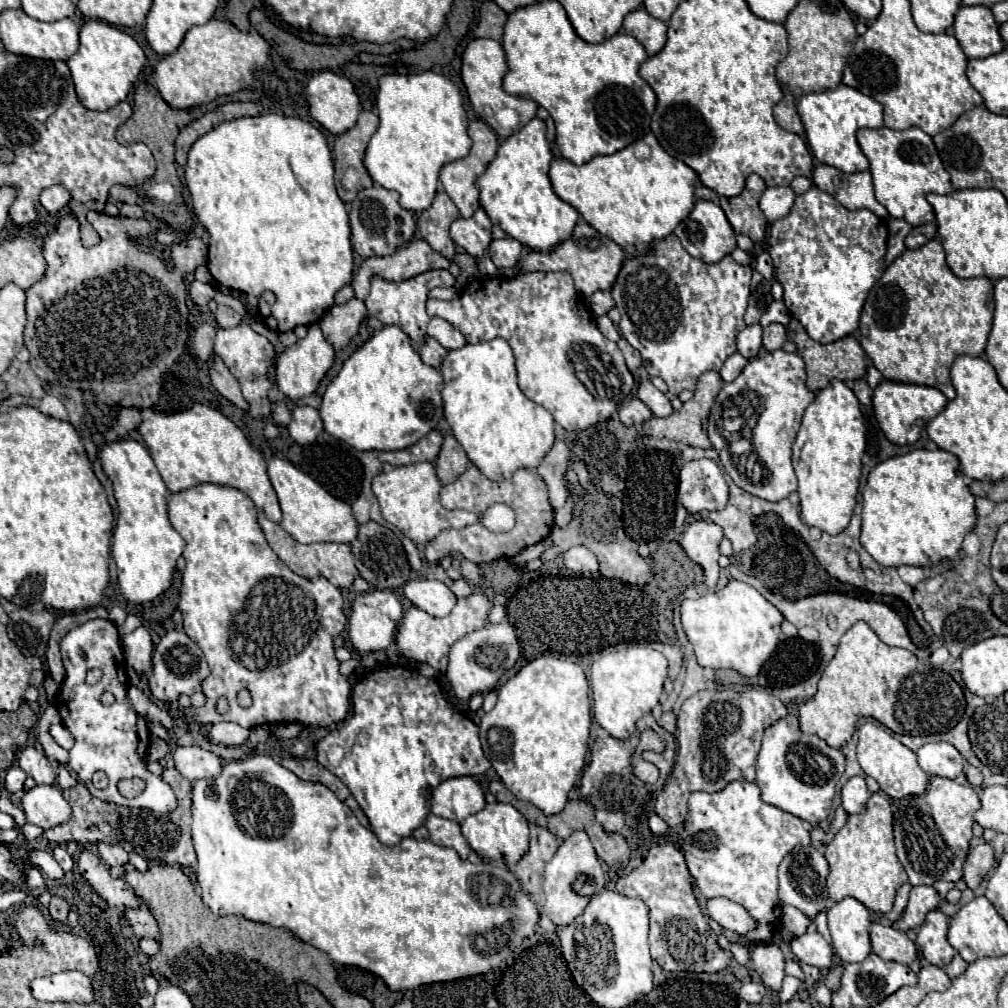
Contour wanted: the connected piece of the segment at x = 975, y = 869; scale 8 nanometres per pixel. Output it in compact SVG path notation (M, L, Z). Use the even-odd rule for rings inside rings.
M982 843L974 849L970 849L968 853L968 861L964 865L964 881L970 889L976 889L980 885L980 881L984 879L984 875L988 875L988 871L994 867L996 857L994 857L994 849L990 843Z

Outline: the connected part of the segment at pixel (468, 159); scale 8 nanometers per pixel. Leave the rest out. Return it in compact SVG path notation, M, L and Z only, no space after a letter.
M482 119L470 121L468 125L468 133L472 139L472 149L464 159L458 159L450 165L444 165L440 171L440 183L444 187L444 191L450 195L450 199L454 201L454 205L458 207L462 217L472 217L474 211L480 207L478 201L478 187L476 187L476 179L486 171L486 167L490 165L490 161L496 157L496 149L498 149L498 137L492 131L492 127L486 127L486 123Z

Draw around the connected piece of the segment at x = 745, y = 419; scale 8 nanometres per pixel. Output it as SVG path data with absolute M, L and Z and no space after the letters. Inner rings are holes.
M784 349L750 359L732 383L724 383L710 411L708 437L726 473L740 489L766 501L782 501L798 489L792 469L792 443L804 409L814 397L806 387L802 357Z

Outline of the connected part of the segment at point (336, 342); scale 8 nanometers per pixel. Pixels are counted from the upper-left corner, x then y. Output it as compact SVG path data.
M350 299L344 305L334 305L320 319L324 337L334 345L334 349L344 349L348 341L358 333L360 323L366 317L366 305L360 299Z

